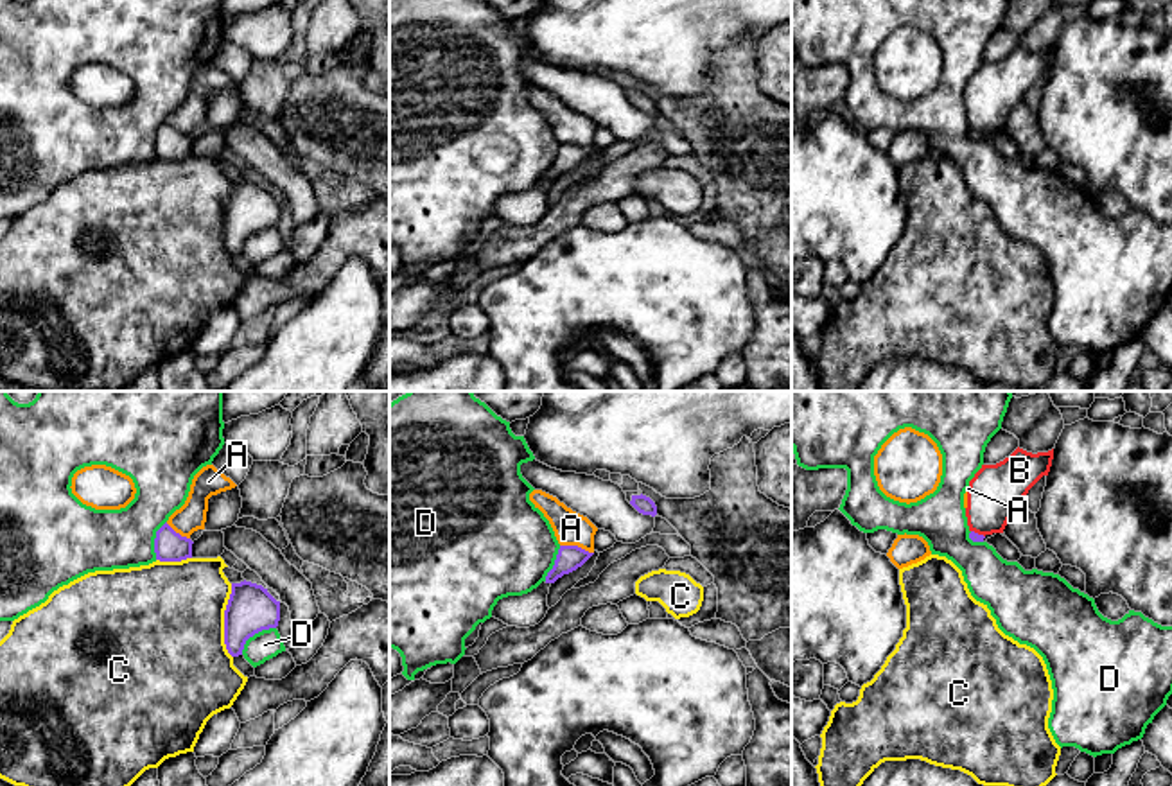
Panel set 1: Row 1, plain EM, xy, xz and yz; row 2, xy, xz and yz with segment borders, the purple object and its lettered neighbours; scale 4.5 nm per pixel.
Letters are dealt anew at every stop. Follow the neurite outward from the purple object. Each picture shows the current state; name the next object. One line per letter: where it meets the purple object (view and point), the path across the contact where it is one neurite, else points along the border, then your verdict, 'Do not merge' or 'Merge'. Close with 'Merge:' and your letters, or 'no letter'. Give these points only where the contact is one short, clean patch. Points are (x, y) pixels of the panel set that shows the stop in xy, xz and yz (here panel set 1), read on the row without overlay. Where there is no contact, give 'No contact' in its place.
A: Touches purple at xz (577, 144). Boundary: xz (560, 142), (577, 142), (593, 151). Do not merge
B: Touches purple at yz (977, 131). Boundary: yz (971, 128), (984, 135). Do not merge
C: Touches purple at xy (225, 219). Do not merge
D: Touches purple at xy (253, 232). Do not merge
Merge: no letter

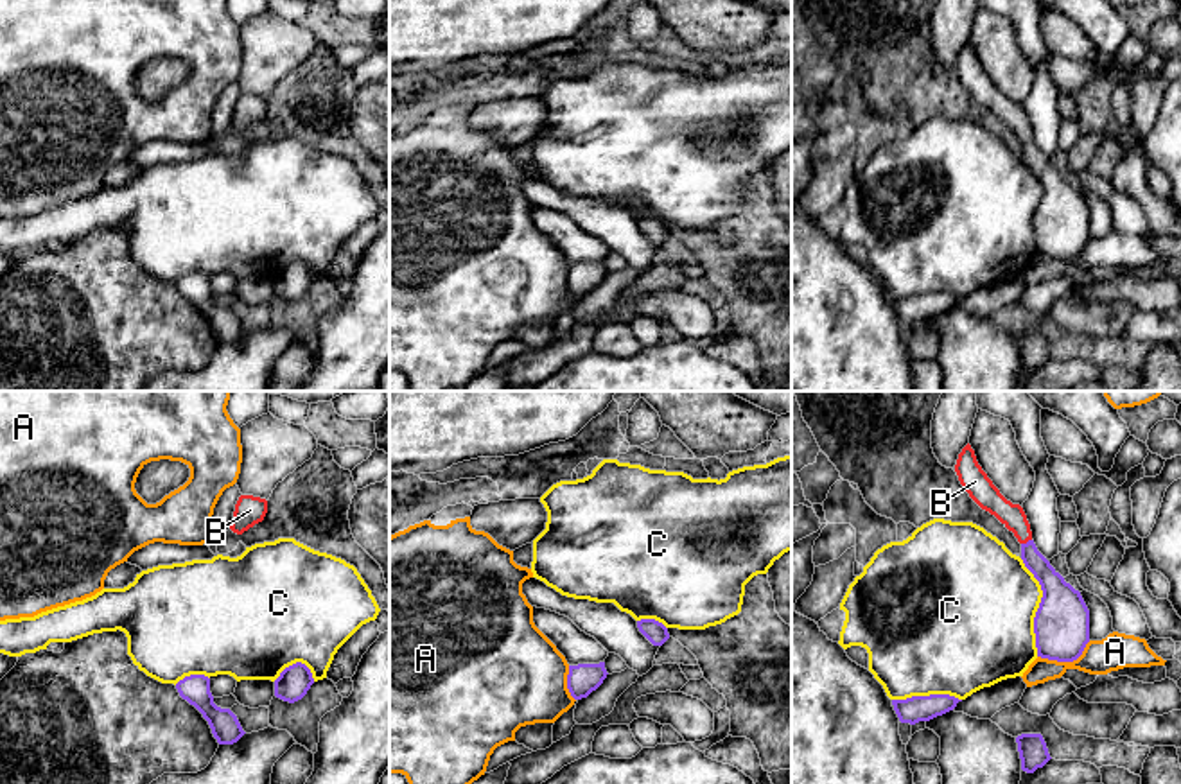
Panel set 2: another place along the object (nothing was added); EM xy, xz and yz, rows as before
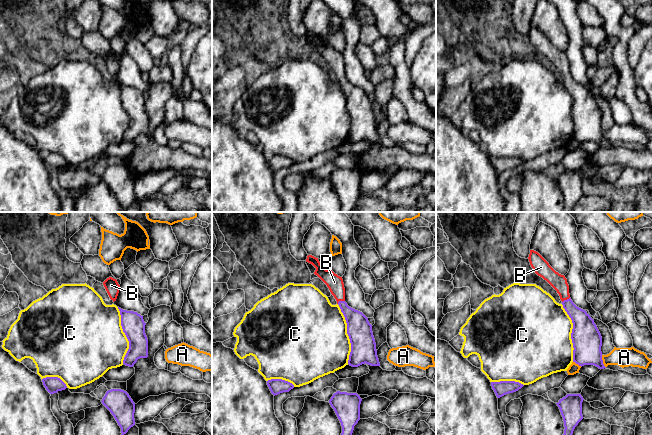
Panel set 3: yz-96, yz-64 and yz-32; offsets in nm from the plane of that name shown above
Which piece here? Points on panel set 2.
A: Touches purple at yz (1065, 259). Do not merge
B: Touches purple at yz (1027, 140). Path across: yz (1054, 185), (1031, 155), (1027, 140), (1013, 113). Merge
C: Touches purple at yz (1040, 205). Do not merge
Merge: B

